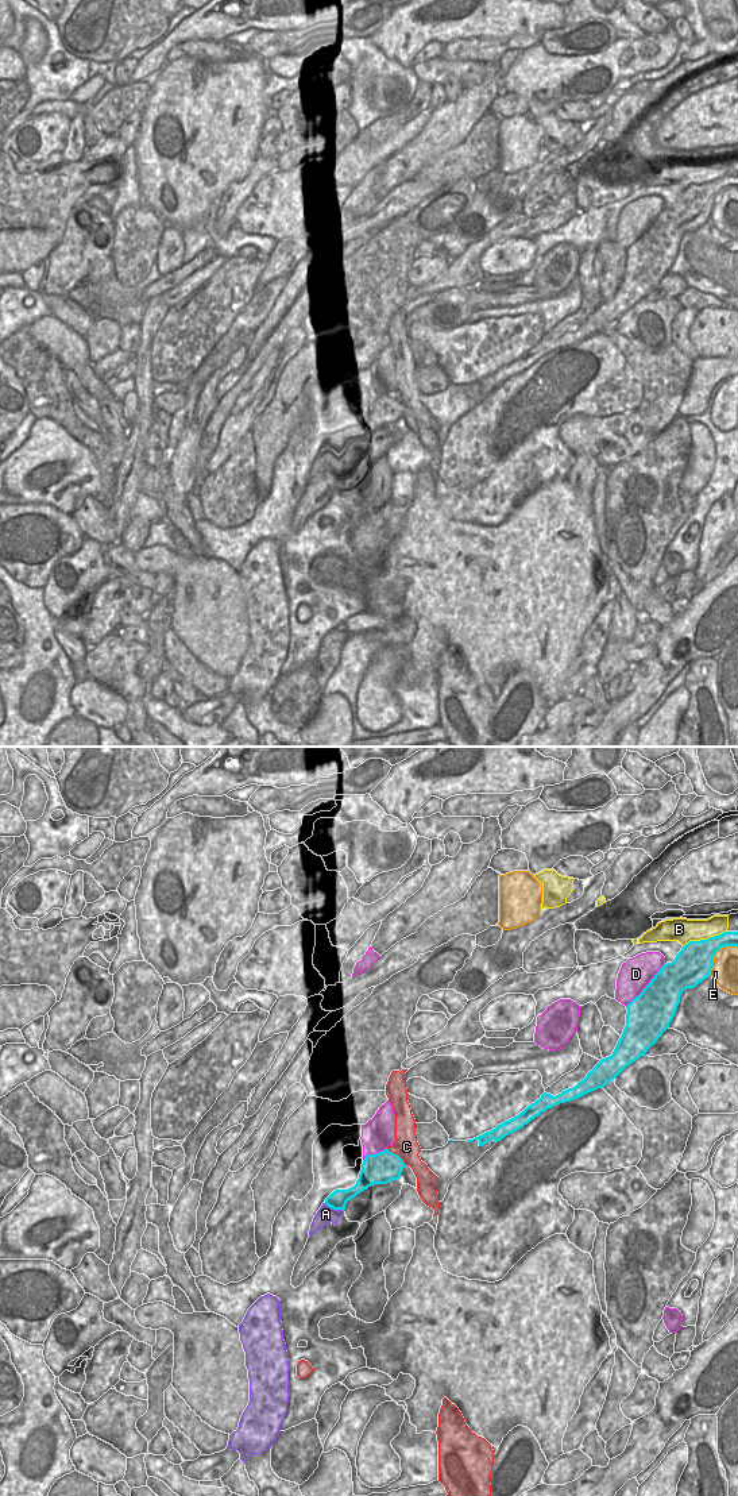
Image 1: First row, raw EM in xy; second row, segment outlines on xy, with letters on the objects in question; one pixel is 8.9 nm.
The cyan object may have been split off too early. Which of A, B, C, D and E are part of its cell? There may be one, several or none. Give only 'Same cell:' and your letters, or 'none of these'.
Same cell: A.

